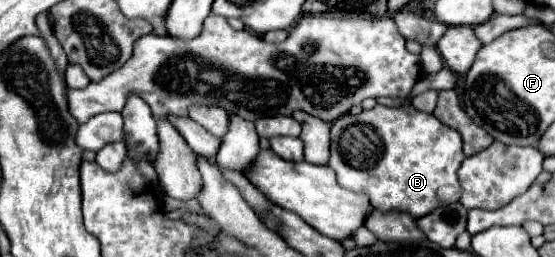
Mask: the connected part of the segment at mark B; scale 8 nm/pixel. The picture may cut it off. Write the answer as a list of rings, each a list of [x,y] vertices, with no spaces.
[[[376,104],[358,116],[344,114],[332,124],[332,146],[328,166],[336,172],[340,186],[366,192],[380,212],[408,212],[414,218],[430,214],[438,206],[458,202],[458,168],[464,160],[462,138],[456,130],[414,106],[388,108]]]

